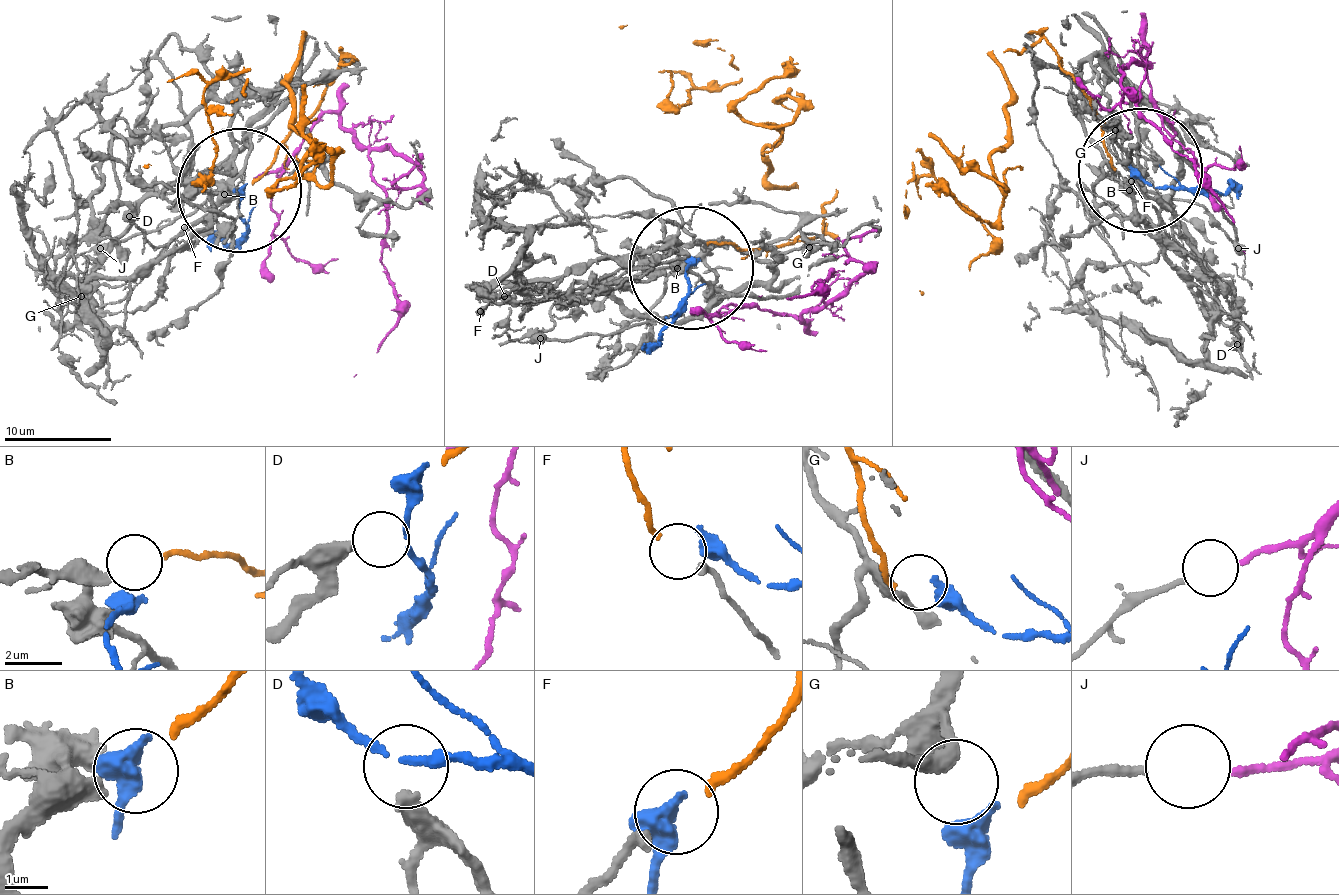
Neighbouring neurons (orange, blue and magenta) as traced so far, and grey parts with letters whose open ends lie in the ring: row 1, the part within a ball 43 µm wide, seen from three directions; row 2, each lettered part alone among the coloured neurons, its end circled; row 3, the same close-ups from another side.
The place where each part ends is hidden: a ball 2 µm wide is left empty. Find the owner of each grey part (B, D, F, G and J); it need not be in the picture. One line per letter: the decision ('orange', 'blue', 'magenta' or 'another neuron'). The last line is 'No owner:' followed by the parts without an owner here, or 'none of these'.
B: another neuron
D: another neuron
F: orange
G: blue
J: magenta
No owner: B, D

